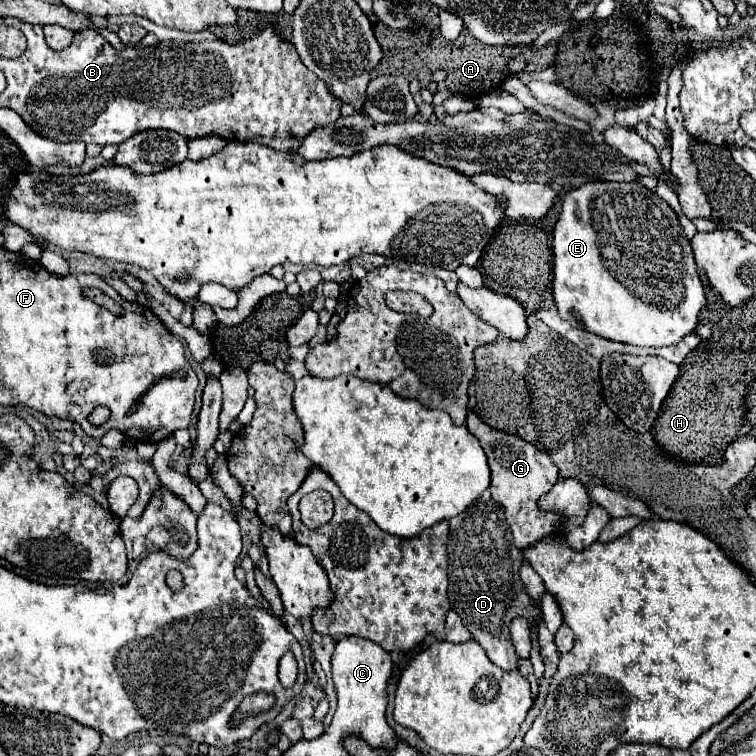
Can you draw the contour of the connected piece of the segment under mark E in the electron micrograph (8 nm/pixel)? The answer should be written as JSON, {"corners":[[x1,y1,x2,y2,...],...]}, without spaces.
{"corners":[[590,181,568,191,562,199,562,211,554,225,552,253,552,291,560,317,578,329,596,333,610,341,640,347,674,345,684,335,694,331,696,313,700,313,706,305,692,247,684,235,676,211,642,183]]}

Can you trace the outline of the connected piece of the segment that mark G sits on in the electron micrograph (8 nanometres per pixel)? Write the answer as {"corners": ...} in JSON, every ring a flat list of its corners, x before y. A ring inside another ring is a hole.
{"corners":[[468,411,466,427,472,435,476,435,480,439,482,449,486,451,488,465,492,469,492,483,490,483,492,499,504,505,506,519,510,523,510,531,514,535,516,547,524,549,524,547,540,541,542,537,556,533,558,525,560,525,560,515,542,513,536,505,538,497,548,493,552,489,552,485,558,481,558,469,552,463,552,459,546,453,542,453,540,449,536,449,534,445,528,445,524,439,512,437,498,429,492,429,480,417,476,417,474,411]]}

